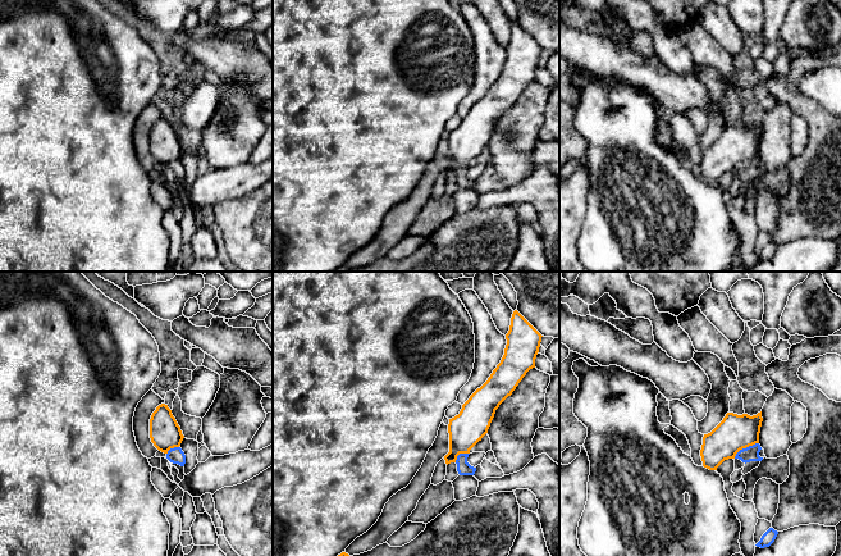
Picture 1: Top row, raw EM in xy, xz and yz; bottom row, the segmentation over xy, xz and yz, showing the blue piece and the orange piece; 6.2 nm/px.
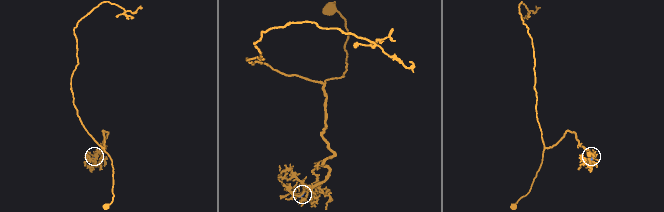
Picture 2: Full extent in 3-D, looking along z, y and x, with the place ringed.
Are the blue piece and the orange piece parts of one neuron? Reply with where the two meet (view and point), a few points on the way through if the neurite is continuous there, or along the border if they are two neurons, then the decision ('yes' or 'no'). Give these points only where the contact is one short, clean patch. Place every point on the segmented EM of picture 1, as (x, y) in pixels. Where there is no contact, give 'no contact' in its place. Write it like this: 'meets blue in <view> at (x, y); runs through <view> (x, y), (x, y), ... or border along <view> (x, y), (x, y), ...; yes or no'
meets blue in yz at (746, 447); border along yz (758, 442), (743, 447), (734, 457); no

